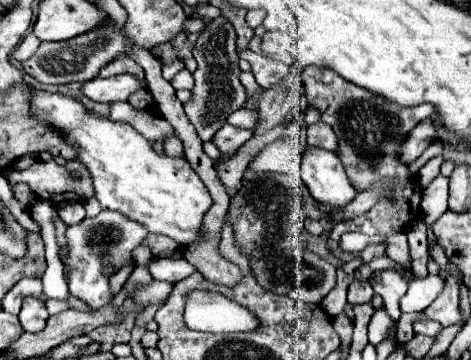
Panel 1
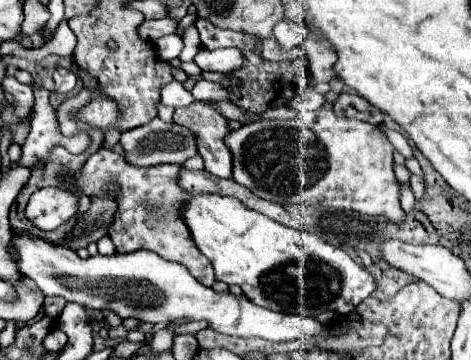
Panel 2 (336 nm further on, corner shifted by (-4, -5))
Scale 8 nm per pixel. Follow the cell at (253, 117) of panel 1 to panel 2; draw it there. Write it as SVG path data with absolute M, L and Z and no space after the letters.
M320 108L302 112L294 120L260 120L242 124L226 140L234 156L234 182L246 186L258 198L278 204L322 204L336 210L354 210L360 214L382 216L392 224L402 224L406 212L400 206L400 182L394 174L394 148L380 126L356 118L336 116Z

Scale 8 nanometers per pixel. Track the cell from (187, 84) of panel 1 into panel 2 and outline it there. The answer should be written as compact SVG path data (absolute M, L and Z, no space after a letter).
M200 78L194 86L192 86L192 96L196 100L214 100L214 102L220 102L220 100L228 100L228 90L222 88L220 84L216 82L208 82L204 78Z

